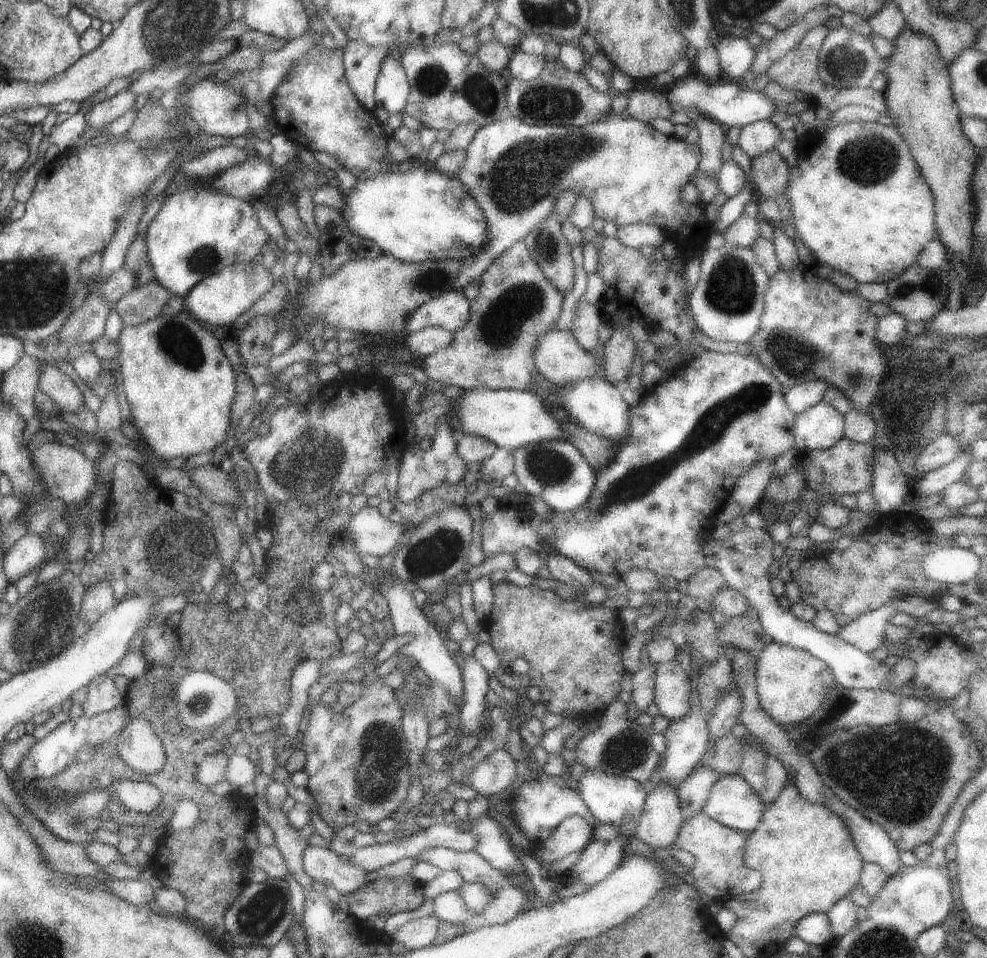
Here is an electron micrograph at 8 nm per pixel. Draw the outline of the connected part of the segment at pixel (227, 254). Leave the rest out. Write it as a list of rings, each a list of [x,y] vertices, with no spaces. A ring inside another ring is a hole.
[[[198,184],[186,185],[184,190],[178,190],[176,194],[166,197],[160,212],[146,228],[146,248],[154,279],[172,296],[186,296],[204,278],[220,272],[227,266],[258,262],[256,258],[260,258],[266,249],[270,250],[273,246],[266,230],[258,224],[256,210],[252,208],[250,201],[234,198],[216,190],[206,190]]]

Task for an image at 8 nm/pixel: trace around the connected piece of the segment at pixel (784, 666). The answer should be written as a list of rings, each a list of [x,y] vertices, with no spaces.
[[[772,641],[757,654],[756,688],[760,706],[782,726],[792,726],[819,714],[826,692],[834,684],[832,669],[810,651]]]

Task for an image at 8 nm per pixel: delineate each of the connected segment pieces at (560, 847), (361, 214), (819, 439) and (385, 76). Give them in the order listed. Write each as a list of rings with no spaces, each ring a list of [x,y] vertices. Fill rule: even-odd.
[[[574,815],[566,818],[546,840],[543,850],[536,859],[540,863],[551,864],[554,860],[564,858],[572,852],[586,850],[595,838],[595,832],[596,826],[592,826],[592,822],[588,822],[582,816]]]
[[[428,163],[405,172],[378,173],[372,178],[364,178],[364,182],[356,181],[354,190],[346,194],[345,208],[339,210],[340,216],[344,218],[350,232],[371,241],[384,254],[392,255],[402,262],[463,261],[491,242],[490,227],[484,218],[483,207],[476,202],[468,187],[458,177],[442,174]]]
[[[820,401],[796,415],[794,432],[794,447],[800,451],[829,449],[843,439],[846,419],[831,403]]]
[[[396,53],[386,56],[375,84],[374,98],[378,106],[390,114],[404,114],[409,92],[410,83],[401,58]]]

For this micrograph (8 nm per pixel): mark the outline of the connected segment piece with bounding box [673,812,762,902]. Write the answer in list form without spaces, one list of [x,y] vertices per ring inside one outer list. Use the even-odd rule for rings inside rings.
[[[700,812],[683,822],[673,846],[694,856],[695,863],[690,868],[694,885],[696,883],[704,894],[722,902],[722,900],[750,893],[762,884],[762,874],[757,870],[750,870],[744,864],[747,835],[746,832],[732,830]]]

